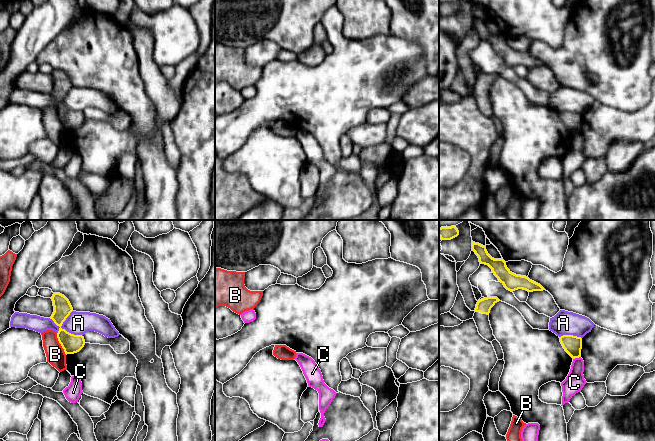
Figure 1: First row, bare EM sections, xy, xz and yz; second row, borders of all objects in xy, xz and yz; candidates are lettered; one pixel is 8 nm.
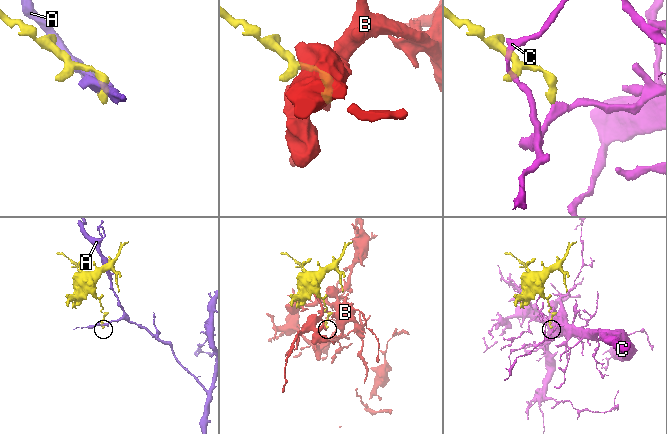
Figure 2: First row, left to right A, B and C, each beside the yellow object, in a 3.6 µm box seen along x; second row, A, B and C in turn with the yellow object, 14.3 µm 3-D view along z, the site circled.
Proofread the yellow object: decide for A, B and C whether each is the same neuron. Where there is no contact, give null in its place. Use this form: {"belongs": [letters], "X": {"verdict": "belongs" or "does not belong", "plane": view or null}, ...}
{"belongs": [], "A": {"verdict": "does not belong", "plane": "xy"}, "B": {"verdict": "does not belong", "plane": "xy"}, "C": {"verdict": "does not belong", "plane": "yz"}}

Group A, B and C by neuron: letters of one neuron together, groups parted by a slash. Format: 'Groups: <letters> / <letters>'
Groups: A / B / C

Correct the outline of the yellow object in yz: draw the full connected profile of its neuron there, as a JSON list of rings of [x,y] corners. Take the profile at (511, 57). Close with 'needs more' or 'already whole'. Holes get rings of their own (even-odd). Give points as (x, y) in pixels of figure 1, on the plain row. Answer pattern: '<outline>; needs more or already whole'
[[[472,17],[472,27],[478,32],[480,40],[488,41],[492,45],[494,51],[507,66],[511,68],[518,65],[528,68],[545,66],[540,60],[530,56],[528,53],[512,49],[507,44],[506,38],[503,35],[492,34],[485,22]]]; already whole

